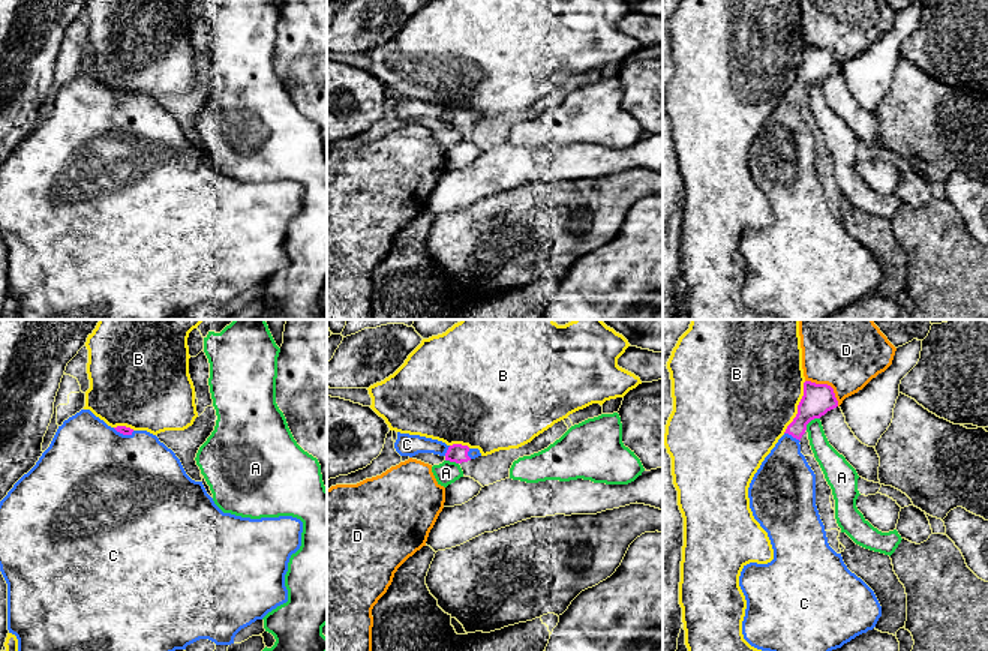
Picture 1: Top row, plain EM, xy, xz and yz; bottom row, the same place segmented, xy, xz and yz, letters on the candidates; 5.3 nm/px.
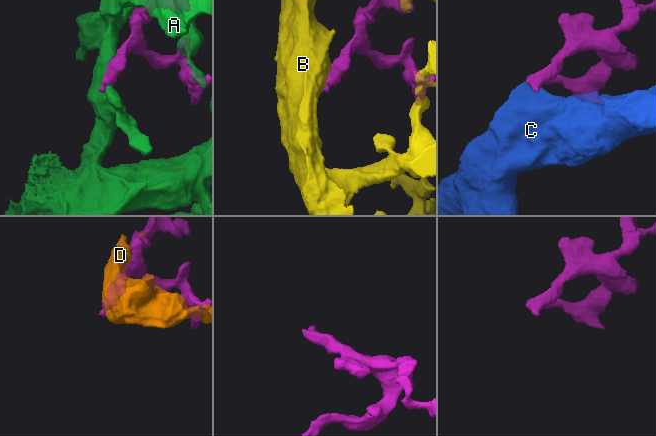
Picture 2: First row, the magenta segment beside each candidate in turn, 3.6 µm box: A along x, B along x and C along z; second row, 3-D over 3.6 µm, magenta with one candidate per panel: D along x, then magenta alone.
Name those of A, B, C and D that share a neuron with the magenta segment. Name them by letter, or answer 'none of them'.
C

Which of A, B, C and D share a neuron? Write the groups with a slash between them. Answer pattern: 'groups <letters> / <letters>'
groups A / B / C / D

